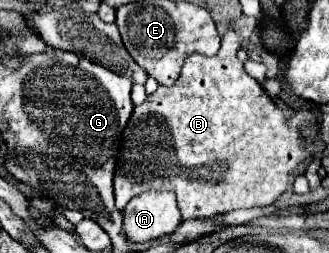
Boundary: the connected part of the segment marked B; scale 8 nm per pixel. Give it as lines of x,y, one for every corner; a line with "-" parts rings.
230,26
216,56
190,54
184,60
174,86
158,86
144,104
134,108
132,118
124,128
114,172
114,198
118,210
124,210
132,198
148,190
178,194
182,220
208,218
238,208
264,208
286,192
292,172
304,160
312,158
300,148
300,134
288,126
282,110
272,102
264,88
246,74
244,64
236,56
240,46
240,34
236,26

